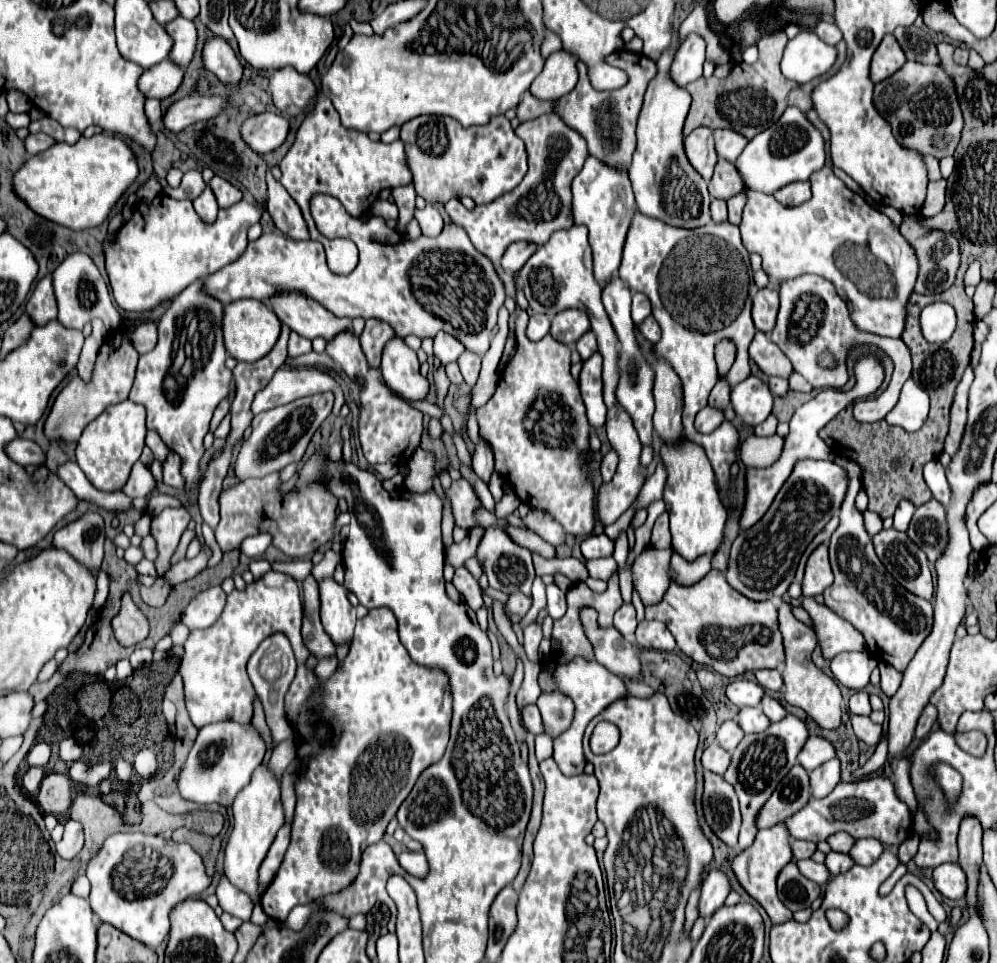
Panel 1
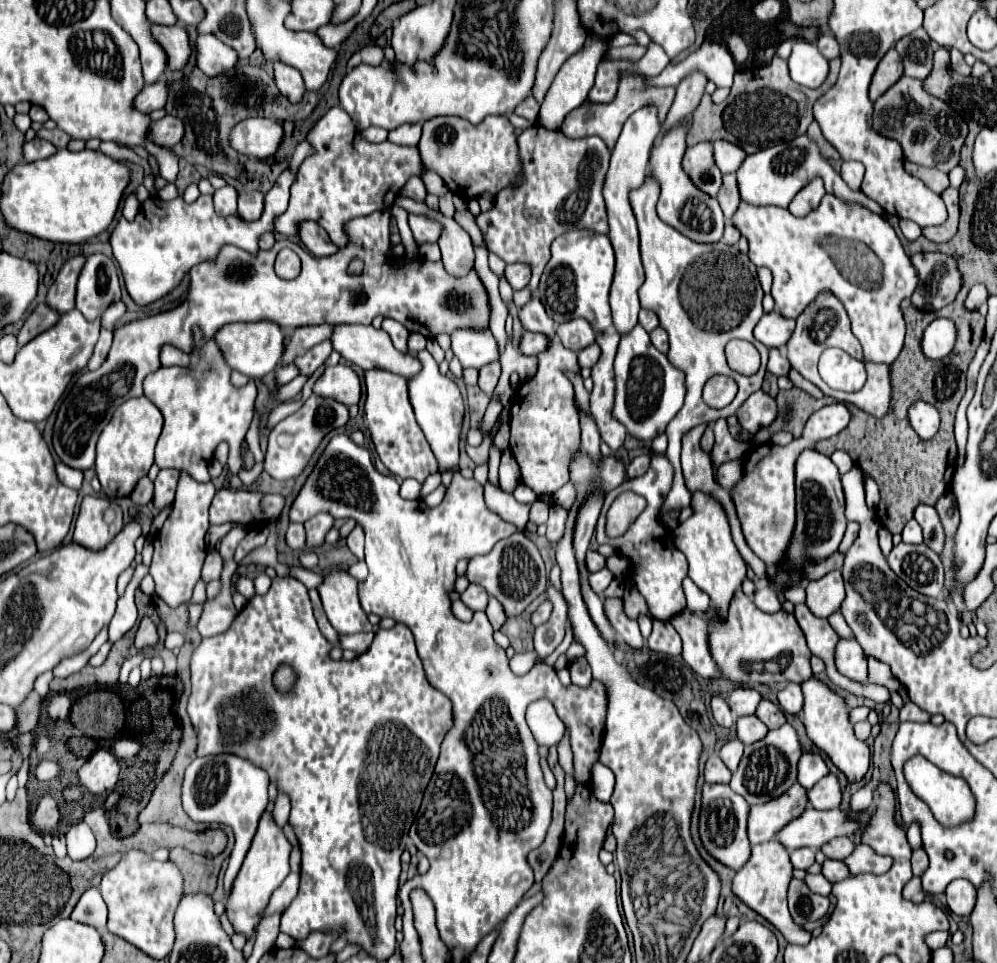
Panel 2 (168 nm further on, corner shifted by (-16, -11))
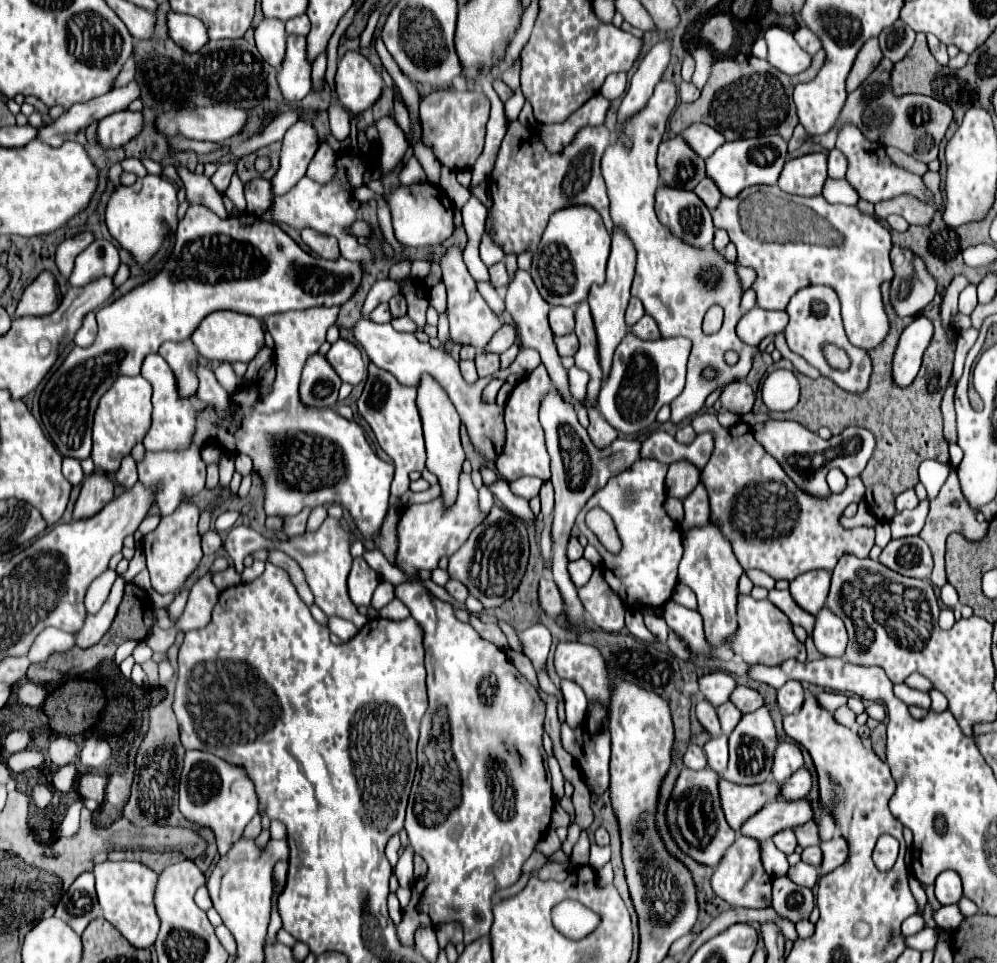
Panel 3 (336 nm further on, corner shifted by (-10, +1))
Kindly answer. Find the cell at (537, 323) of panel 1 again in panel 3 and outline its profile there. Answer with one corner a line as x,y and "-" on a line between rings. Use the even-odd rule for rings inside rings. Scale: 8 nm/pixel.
504,324
504,326
502,326
502,328
492,336
492,340
486,344
484,352
502,354
502,352
504,352
504,350
508,350
514,342
516,342
516,330
514,330
514,326

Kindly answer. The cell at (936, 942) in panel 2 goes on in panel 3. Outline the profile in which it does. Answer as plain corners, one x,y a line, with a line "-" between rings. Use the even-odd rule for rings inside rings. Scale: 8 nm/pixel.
908,916
904,922
902,922
902,934
904,936
912,936
912,934
916,934
918,930
922,930
924,928
924,920
922,920
922,916

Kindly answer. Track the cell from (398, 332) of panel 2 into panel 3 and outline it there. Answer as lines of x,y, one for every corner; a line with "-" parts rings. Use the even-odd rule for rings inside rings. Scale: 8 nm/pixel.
382,302
374,308
374,312
370,314
370,320
378,322
378,324
384,324
384,322
390,322
392,316
390,316
390,310
388,310
388,302

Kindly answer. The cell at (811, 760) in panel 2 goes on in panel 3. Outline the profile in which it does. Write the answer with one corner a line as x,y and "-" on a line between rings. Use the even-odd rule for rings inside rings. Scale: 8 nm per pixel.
794,742
778,744
778,750
774,752
774,766
772,766
772,776
778,784
786,782
786,778
790,778
790,774
802,766
804,766
804,758

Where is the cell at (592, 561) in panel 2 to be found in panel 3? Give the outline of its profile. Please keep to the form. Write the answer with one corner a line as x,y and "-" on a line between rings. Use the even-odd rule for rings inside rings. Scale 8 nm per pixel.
572,536
572,538
568,540
568,548
566,548
566,556
568,556
568,560
578,560
578,558
582,558
582,552
584,552
584,548
580,546
578,538

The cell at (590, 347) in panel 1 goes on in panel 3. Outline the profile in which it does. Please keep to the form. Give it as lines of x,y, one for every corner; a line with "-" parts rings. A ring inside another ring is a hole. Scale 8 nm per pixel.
574,334
566,336
554,336
554,344
560,356
572,356
578,350
578,338

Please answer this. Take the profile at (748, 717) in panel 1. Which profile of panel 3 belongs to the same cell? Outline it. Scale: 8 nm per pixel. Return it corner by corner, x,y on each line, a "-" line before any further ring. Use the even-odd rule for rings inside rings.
724,702
716,710
718,710
718,720
722,724
722,732
724,734
730,734
734,730
734,726
740,722
742,712
736,706
732,706
732,702

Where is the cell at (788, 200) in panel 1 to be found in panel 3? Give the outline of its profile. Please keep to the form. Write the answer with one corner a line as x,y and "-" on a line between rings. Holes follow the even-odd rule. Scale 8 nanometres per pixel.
806,154
788,160
778,178
778,186
788,194
798,196
818,196
826,182
826,154

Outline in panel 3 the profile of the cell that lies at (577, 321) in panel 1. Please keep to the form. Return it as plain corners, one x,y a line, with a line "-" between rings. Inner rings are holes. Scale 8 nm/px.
556,306
548,314
548,324
556,336
570,334
574,330
574,308

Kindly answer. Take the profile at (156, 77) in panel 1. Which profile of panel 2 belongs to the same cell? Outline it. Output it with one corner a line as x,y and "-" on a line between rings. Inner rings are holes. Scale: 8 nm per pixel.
158,80
152,86
144,86
144,90
136,96
134,106
140,112
154,112
158,108
164,108
164,102
168,100
168,80

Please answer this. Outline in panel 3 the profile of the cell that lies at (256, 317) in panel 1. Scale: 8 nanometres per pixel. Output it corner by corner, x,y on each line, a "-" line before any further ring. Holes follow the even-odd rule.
216,310
200,322
198,330
194,330
190,340
196,346
198,354
202,354
206,360
250,362
256,356
256,352
264,346
264,332
262,332
262,322
254,316
232,312
232,310

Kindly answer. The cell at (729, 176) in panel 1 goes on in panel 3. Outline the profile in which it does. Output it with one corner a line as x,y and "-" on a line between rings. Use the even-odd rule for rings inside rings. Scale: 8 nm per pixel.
704,178
702,182
698,182
698,186
694,188
694,194
698,194
698,198
702,198
702,202
706,204
708,210
714,210
722,198
720,190
716,188
716,184
710,178

